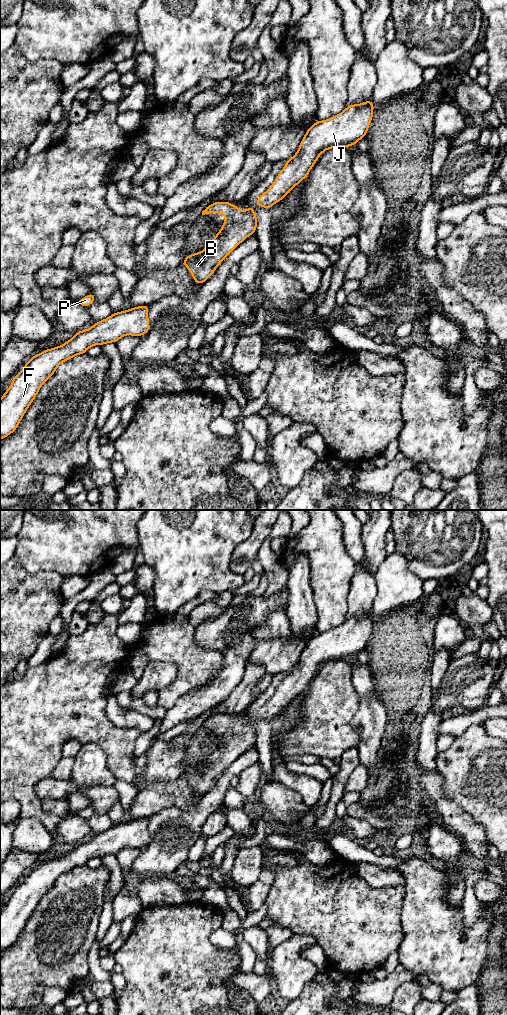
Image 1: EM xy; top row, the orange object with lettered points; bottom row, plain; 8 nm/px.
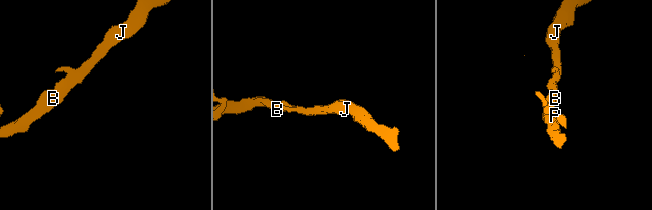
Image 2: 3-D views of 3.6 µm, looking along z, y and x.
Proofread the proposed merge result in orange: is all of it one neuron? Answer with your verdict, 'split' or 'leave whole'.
leave whole

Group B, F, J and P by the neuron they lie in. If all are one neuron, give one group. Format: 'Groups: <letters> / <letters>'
Groups: B F J P

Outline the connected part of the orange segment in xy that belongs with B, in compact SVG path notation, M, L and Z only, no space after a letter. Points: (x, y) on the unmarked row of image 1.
M217 713L202 723L202 727L210 725L221 725L226 729L220 743L204 762L188 767L181 776L188 779L188 783L193 788L196 796L203 796L211 789L220 775L248 748L254 746L257 739L257 728L251 718L248 718L246 723L242 723L230 714Z

